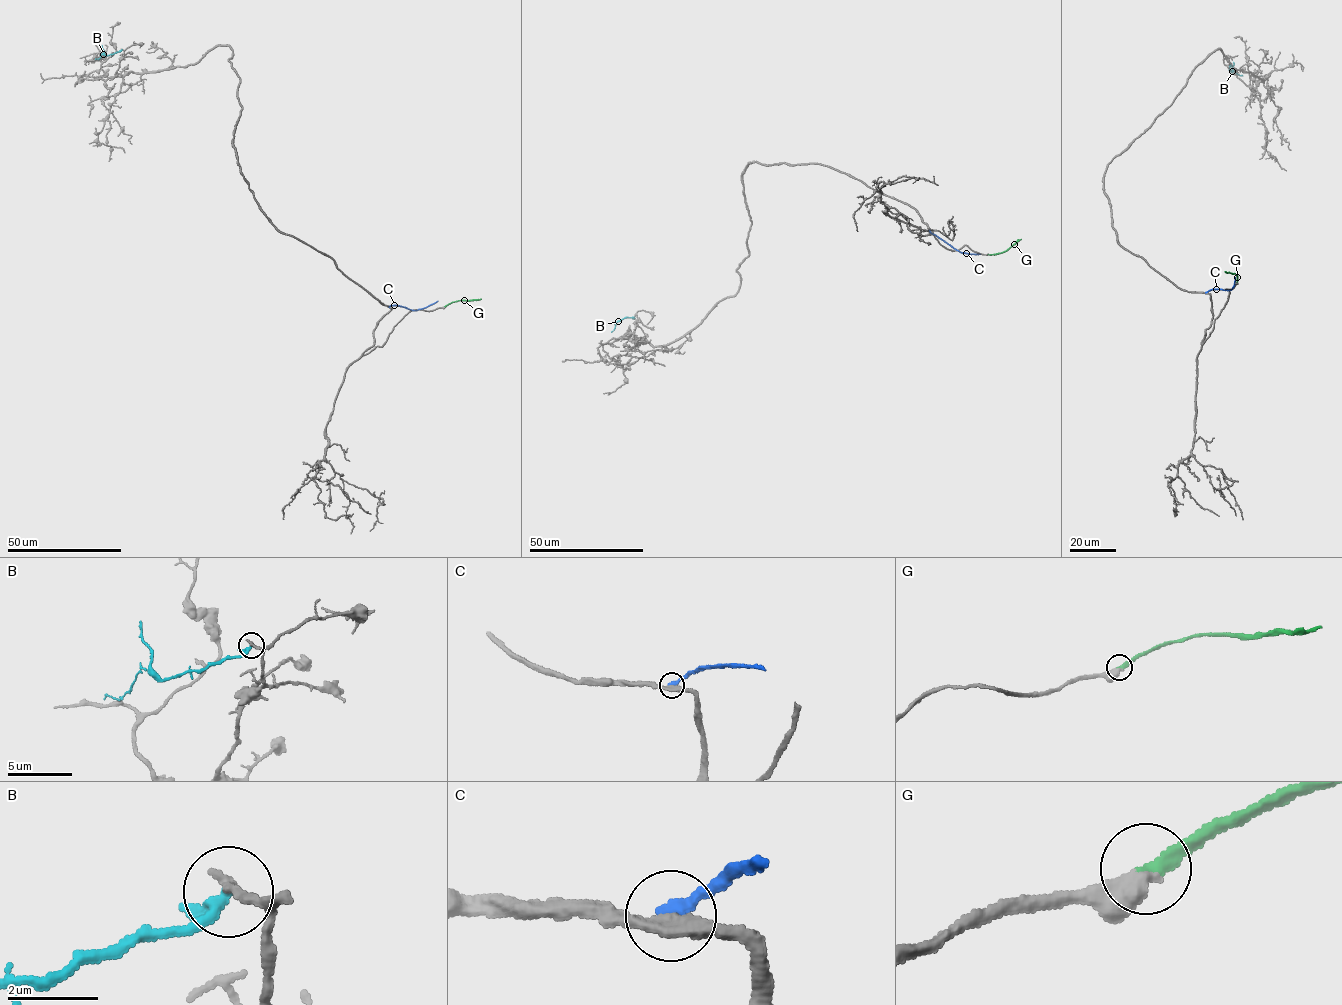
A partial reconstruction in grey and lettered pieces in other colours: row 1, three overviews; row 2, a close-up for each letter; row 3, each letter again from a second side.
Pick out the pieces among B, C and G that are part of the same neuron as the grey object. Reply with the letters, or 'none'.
G

